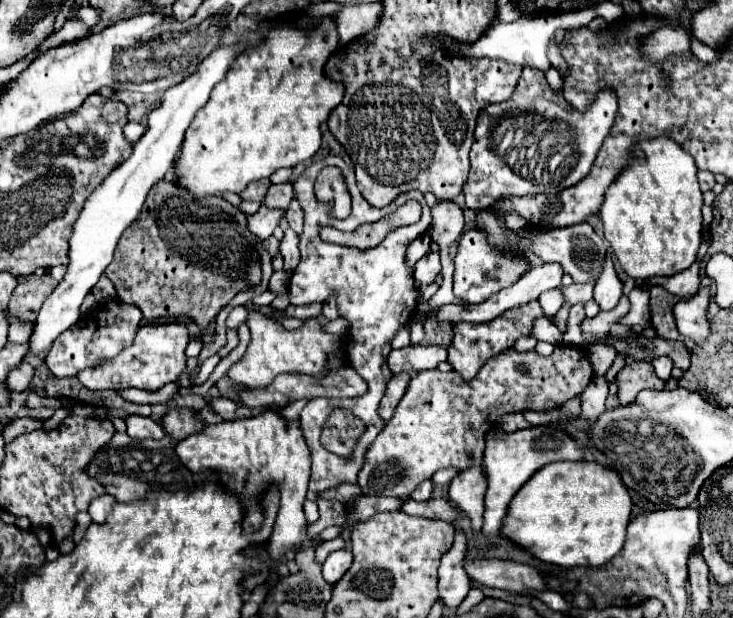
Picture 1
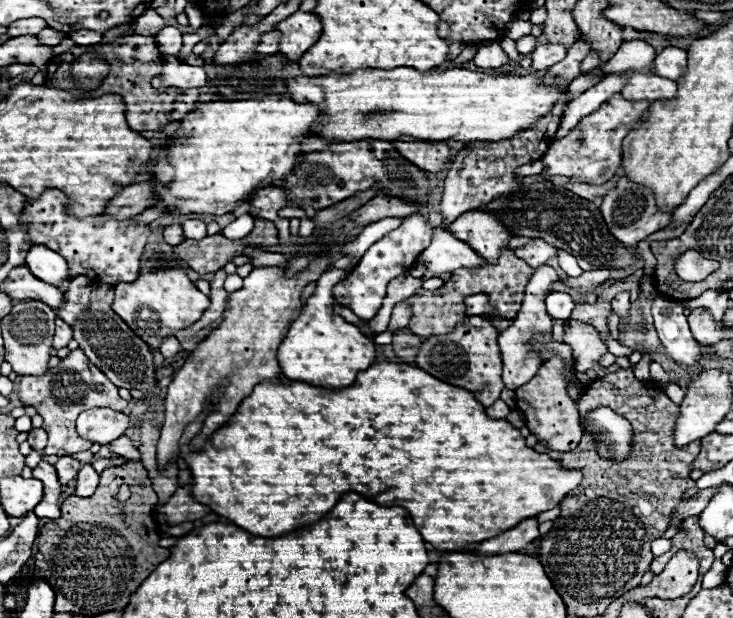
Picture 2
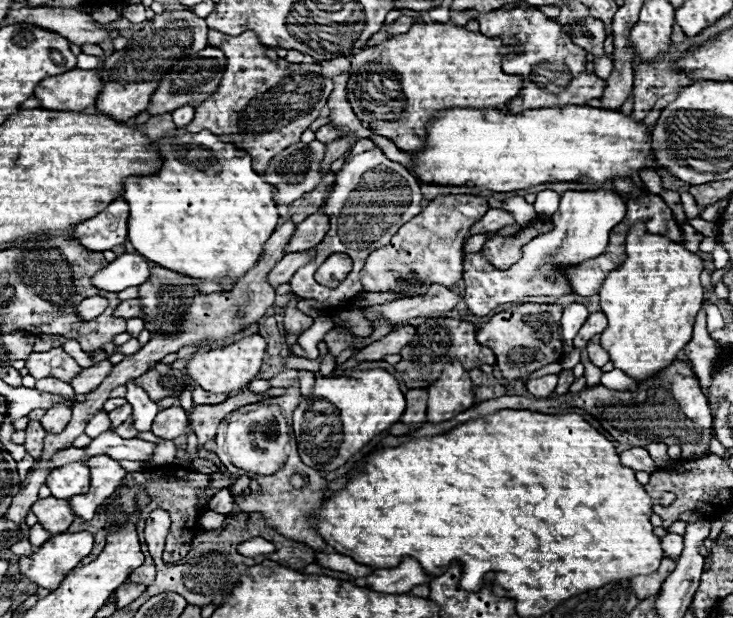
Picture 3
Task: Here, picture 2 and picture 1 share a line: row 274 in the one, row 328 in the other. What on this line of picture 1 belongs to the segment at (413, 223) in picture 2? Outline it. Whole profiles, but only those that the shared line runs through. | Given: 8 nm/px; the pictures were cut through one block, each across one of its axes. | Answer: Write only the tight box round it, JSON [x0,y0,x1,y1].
[286,156,432,494]

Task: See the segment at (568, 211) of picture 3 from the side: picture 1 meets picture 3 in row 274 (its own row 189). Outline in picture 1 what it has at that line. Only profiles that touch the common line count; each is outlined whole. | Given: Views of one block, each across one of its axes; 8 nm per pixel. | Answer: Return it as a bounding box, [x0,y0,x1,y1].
[464,68,616,210]

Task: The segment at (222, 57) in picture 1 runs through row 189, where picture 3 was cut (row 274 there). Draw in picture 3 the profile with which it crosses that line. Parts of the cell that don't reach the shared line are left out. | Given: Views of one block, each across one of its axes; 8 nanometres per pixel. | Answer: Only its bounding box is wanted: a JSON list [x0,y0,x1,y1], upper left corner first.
[92,254,150,292]

